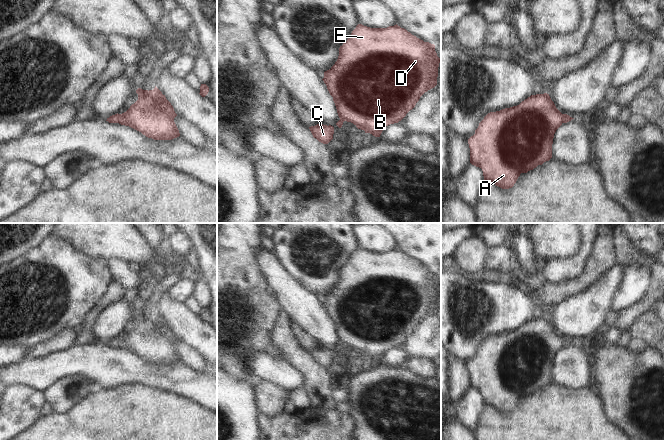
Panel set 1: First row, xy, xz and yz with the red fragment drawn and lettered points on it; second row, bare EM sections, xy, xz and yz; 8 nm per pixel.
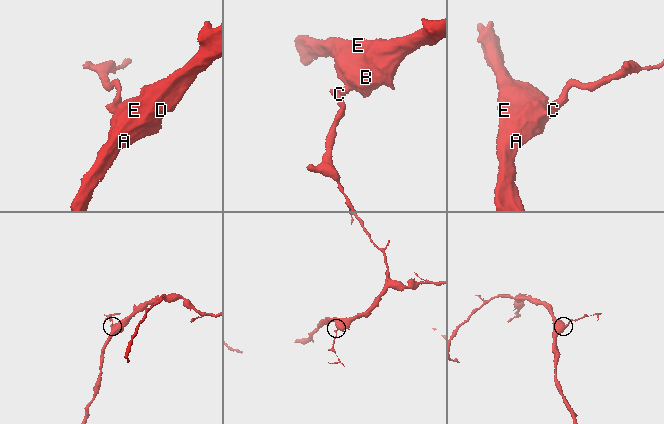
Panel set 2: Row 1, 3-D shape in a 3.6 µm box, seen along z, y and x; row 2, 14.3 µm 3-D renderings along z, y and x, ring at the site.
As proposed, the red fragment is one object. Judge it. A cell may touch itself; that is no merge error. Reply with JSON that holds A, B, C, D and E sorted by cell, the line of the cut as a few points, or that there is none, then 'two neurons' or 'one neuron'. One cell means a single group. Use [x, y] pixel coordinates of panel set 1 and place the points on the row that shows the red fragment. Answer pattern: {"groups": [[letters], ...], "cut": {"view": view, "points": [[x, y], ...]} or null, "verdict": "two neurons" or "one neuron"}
{"groups": [["A", "B", "C", "D", "E"]], "cut": null, "verdict": "one neuron"}

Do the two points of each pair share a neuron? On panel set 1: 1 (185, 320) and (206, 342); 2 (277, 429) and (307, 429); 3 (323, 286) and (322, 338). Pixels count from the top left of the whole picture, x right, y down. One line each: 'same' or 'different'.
1: same
2: same
3: different

